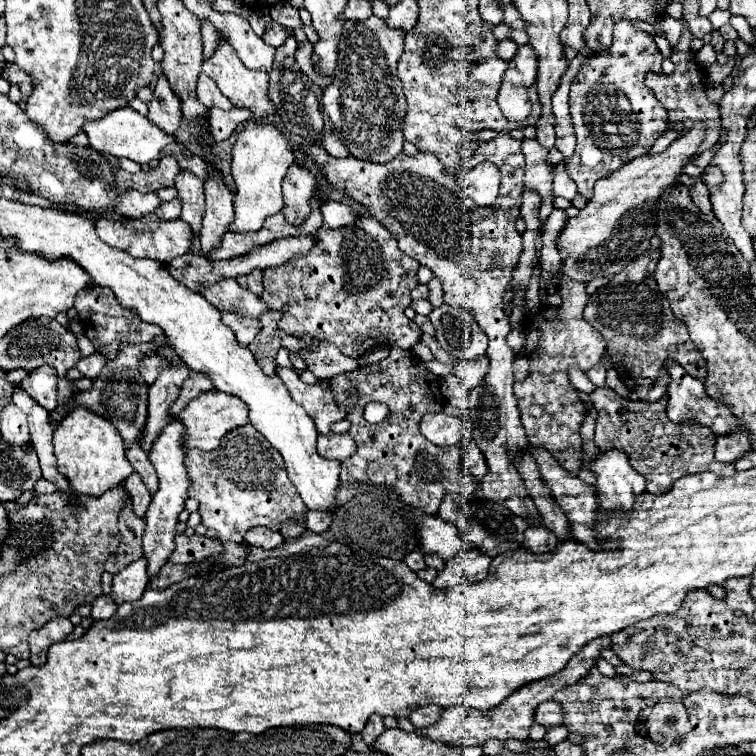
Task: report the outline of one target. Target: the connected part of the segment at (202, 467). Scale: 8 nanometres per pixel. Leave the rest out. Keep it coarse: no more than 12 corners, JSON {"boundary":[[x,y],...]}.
{"boundary":[[252,424],[188,450],[202,524],[242,542],[308,508]]}

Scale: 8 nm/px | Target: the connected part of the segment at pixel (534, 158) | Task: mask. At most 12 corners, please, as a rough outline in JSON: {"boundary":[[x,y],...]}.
{"boundary":[[524,140],[524,188],[552,194],[548,150]]}

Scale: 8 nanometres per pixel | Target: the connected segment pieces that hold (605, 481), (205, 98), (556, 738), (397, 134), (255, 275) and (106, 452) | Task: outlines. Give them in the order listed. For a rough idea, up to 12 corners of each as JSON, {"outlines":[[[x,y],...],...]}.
{"outlines":[[[620,450],[590,464],[604,510],[630,512],[646,478]],[[198,76],[198,100],[210,108],[230,110],[232,102],[216,82]],[[560,724],[548,728],[544,740],[556,746],[570,732]],[[344,22],[322,104],[354,158],[402,152],[404,32]],[[262,272],[238,276],[238,284],[256,296],[262,296]],[[72,408],[54,432],[58,470],[102,496],[134,468],[118,428]]]}

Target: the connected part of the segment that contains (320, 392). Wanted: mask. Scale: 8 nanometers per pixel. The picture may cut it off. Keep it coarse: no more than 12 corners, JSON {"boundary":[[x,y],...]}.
{"boundary":[[278,368],[292,400],[314,420],[320,434],[346,418],[334,386],[318,378],[306,384],[292,368]]}

